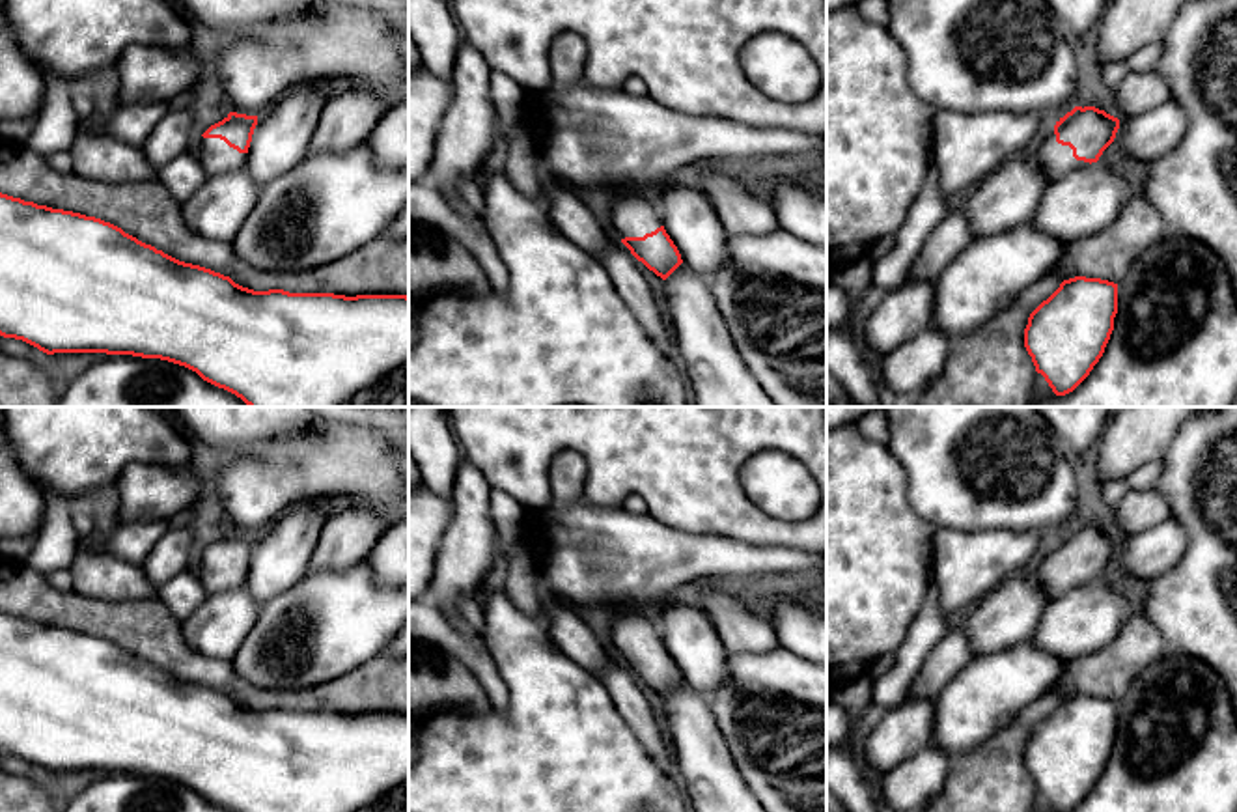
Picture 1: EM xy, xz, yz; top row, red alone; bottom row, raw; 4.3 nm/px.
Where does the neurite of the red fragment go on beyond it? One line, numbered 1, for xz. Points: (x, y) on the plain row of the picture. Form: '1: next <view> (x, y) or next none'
1: next xz (633, 631)

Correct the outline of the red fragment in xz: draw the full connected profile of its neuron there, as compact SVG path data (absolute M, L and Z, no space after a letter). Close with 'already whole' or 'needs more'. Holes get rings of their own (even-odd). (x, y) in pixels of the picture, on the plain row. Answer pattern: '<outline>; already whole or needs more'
M612 610L610 650L662 698L683 681L651 612Z; needs more

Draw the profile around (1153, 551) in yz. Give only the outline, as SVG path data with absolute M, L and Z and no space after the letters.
M1166 519L1119 541L1114 560L1134 577L1153 581L1179 562L1187 551L1187 530Z

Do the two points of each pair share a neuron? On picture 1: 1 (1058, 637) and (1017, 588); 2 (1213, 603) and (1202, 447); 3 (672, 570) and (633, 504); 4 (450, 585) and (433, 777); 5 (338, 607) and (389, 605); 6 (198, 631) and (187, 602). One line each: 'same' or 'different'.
1: different
2: same
3: different
4: different
5: same
6: different

